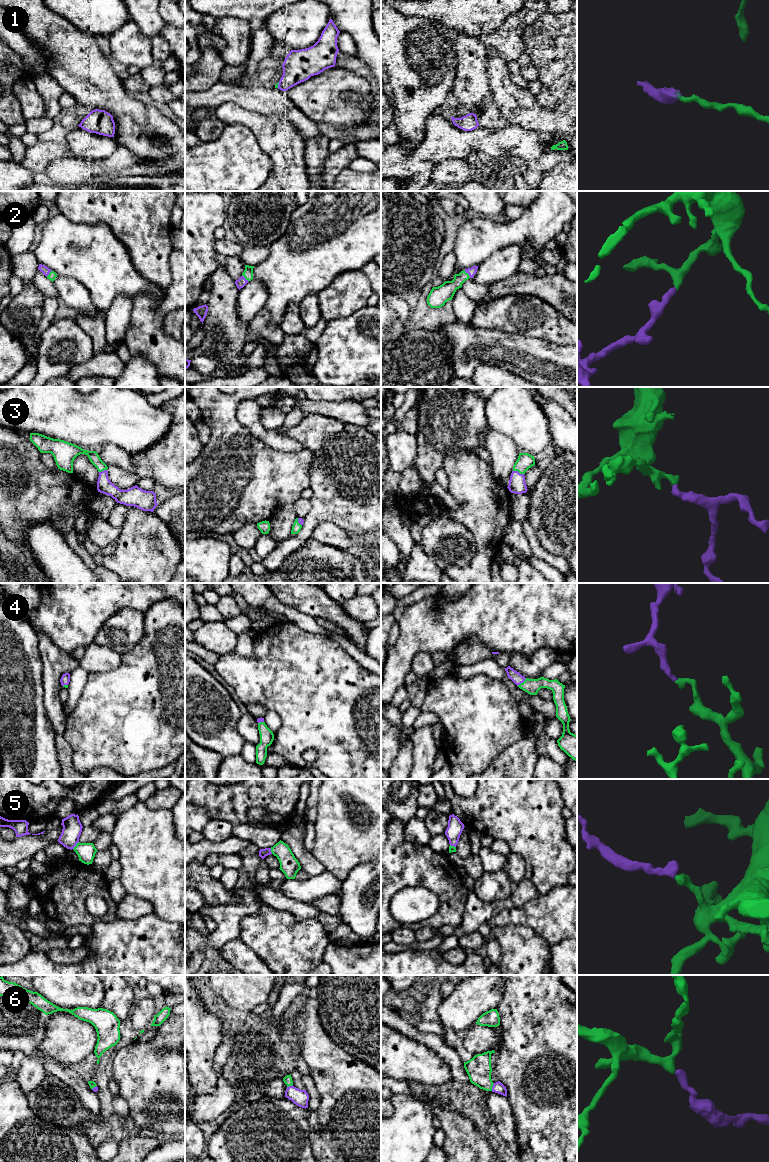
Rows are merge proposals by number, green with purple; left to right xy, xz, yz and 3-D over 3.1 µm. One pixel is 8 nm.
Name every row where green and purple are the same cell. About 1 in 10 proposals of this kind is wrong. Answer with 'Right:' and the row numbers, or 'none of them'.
Right: 1, 2, 3, 4, 5, 6

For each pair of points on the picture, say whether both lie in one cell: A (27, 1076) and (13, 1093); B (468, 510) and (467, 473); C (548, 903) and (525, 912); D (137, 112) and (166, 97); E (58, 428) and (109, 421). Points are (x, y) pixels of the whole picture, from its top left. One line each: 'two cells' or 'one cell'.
A: two cells
B: one cell
C: one cell
D: two cells
E: one cell

